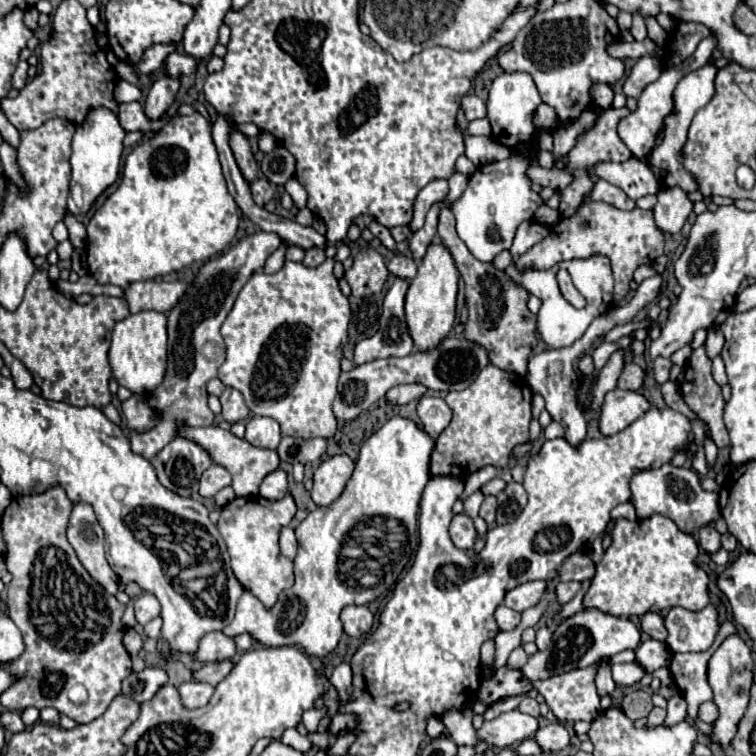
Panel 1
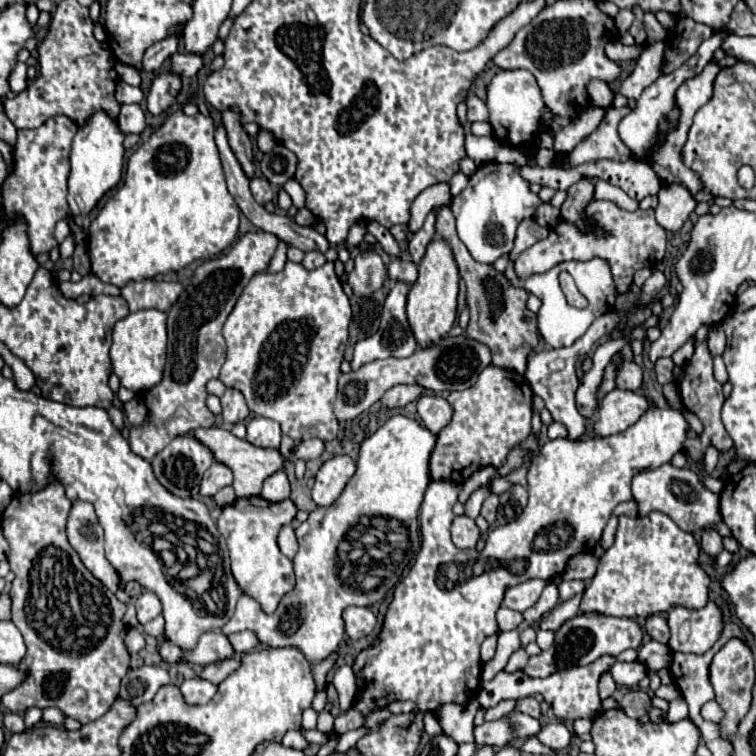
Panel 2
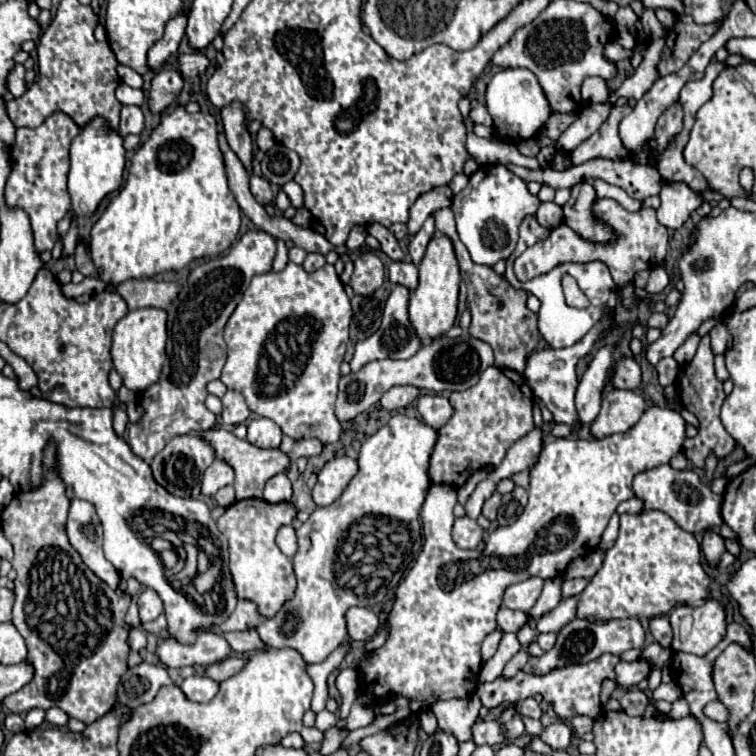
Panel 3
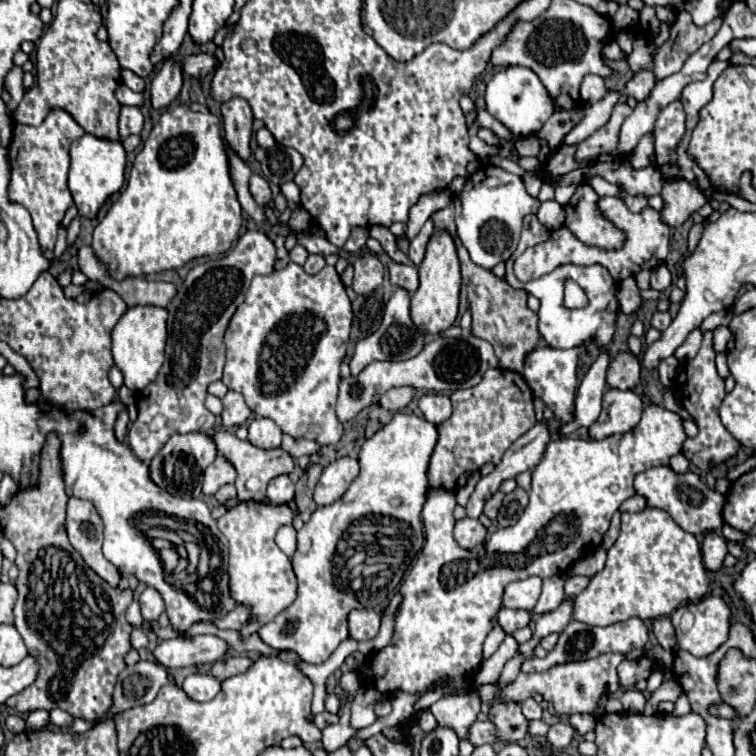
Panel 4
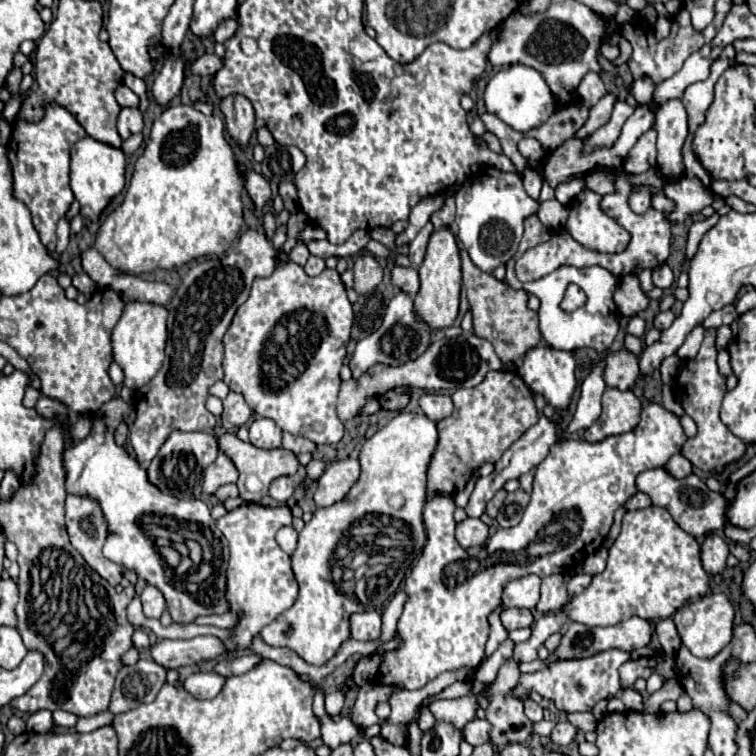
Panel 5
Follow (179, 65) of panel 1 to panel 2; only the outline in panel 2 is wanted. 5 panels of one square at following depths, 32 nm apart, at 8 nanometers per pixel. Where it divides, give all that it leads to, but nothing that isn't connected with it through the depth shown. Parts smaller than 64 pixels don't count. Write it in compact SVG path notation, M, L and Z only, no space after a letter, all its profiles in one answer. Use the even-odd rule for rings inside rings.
M174 54L172 56L172 70L180 76L196 76L204 68L204 58L198 54Z

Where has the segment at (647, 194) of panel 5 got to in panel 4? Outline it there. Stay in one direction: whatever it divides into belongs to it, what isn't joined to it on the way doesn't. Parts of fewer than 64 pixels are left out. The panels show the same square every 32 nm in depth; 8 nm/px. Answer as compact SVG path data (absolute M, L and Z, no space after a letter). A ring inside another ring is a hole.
M626 194L624 200L626 200L626 204L628 204L628 208L632 212L642 212L644 208L648 208L648 198L646 196L630 196L630 194Z

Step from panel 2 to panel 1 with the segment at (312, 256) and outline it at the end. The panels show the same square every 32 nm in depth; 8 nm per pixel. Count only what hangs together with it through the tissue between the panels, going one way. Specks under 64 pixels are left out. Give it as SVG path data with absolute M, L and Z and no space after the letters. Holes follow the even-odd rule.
M312 248L312 250L308 250L308 252L306 252L306 256L304 256L302 264L304 264L304 266L308 266L308 268L316 268L316 266L320 266L324 260L326 260L324 250L320 250L320 248Z

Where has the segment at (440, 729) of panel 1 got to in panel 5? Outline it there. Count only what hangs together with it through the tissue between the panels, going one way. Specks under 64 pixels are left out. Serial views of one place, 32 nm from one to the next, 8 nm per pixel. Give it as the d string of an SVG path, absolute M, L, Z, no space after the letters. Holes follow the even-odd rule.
M422 706L422 708L418 710L418 716L416 716L416 724L420 726L420 730L426 732L428 728L434 726L434 722L436 722L436 718L434 718L432 712L428 710L428 706Z

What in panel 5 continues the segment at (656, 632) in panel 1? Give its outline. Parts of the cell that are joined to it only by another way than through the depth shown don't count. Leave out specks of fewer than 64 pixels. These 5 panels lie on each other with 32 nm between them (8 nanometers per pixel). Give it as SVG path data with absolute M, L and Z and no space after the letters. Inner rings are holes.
M666 618L662 622L656 624L656 634L658 634L658 640L660 640L660 646L666 654L676 654L682 646L682 640L680 640L680 634L674 626L674 620L672 618Z

